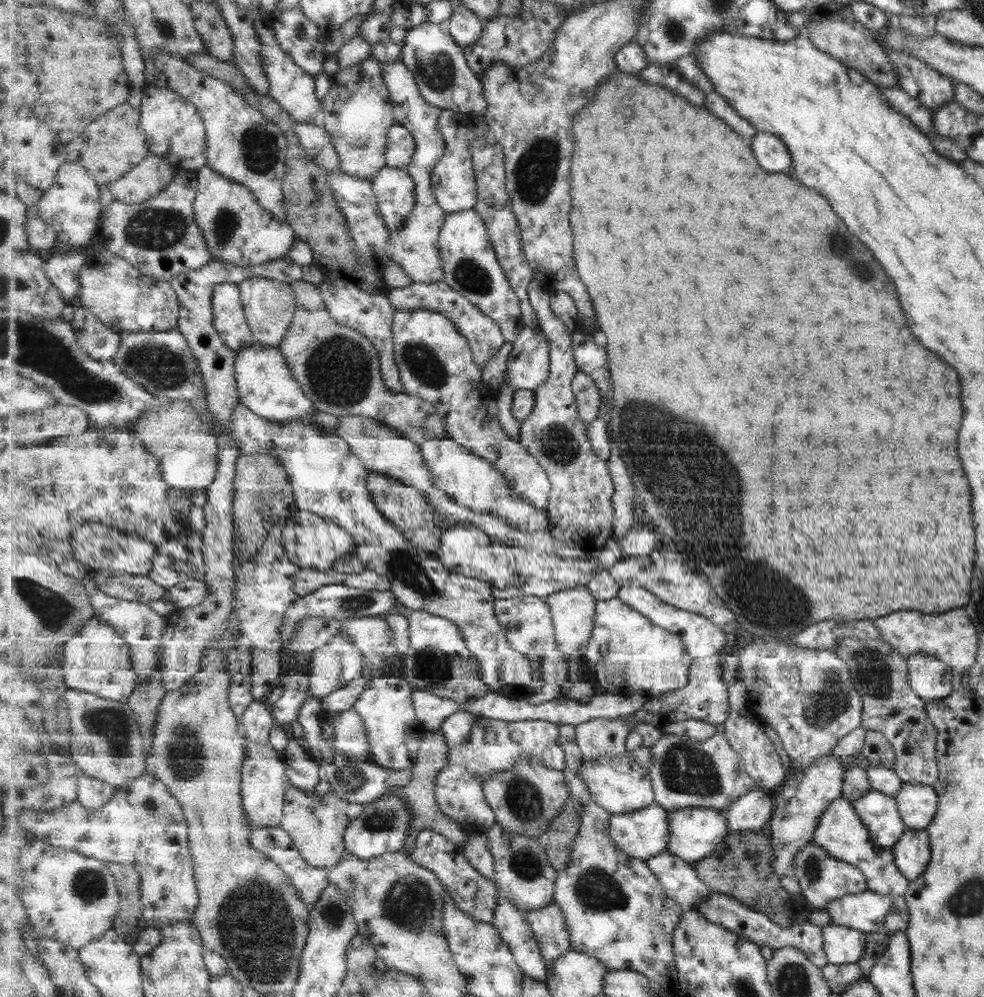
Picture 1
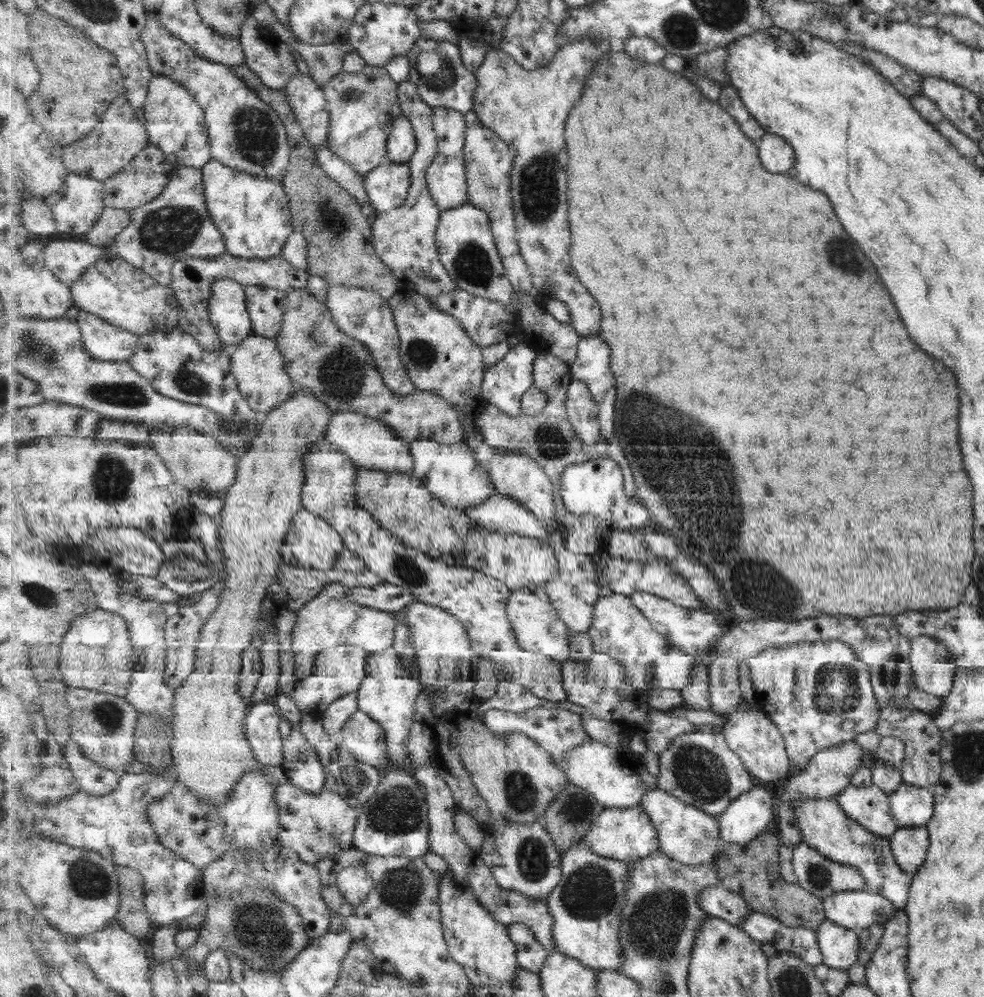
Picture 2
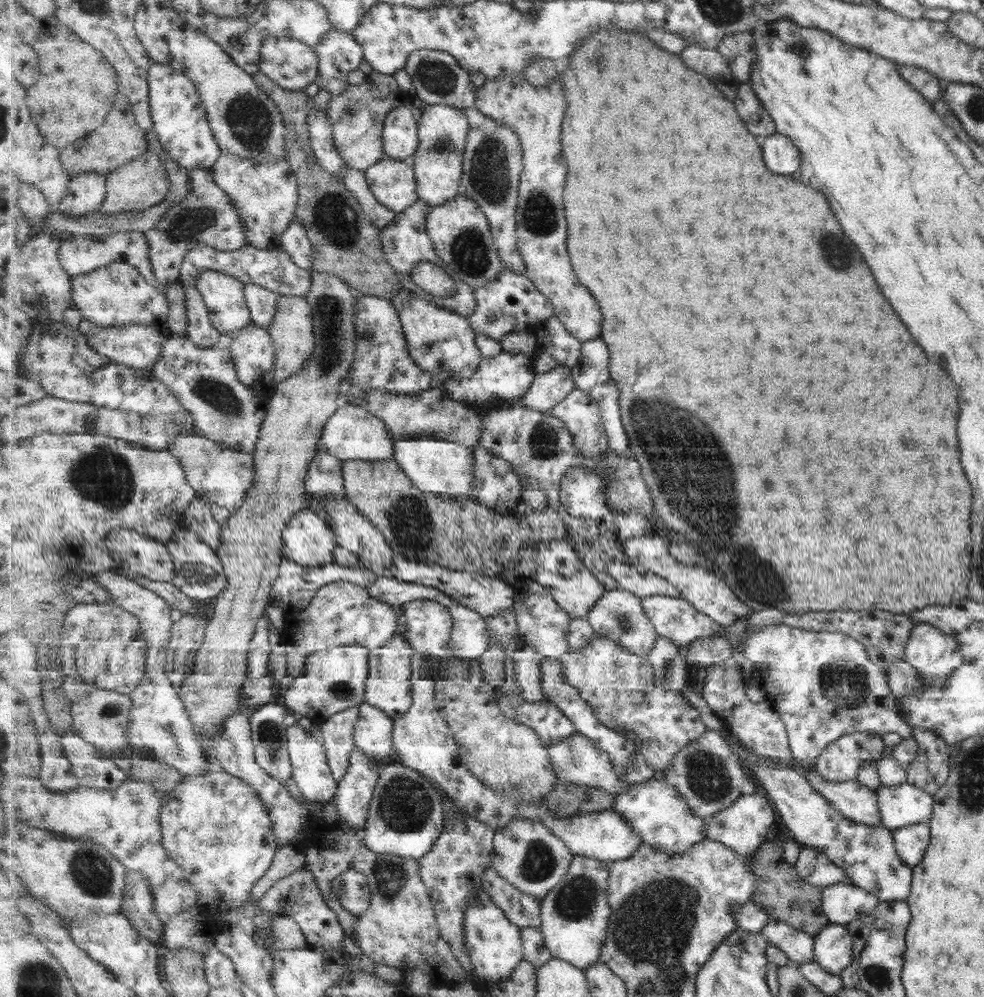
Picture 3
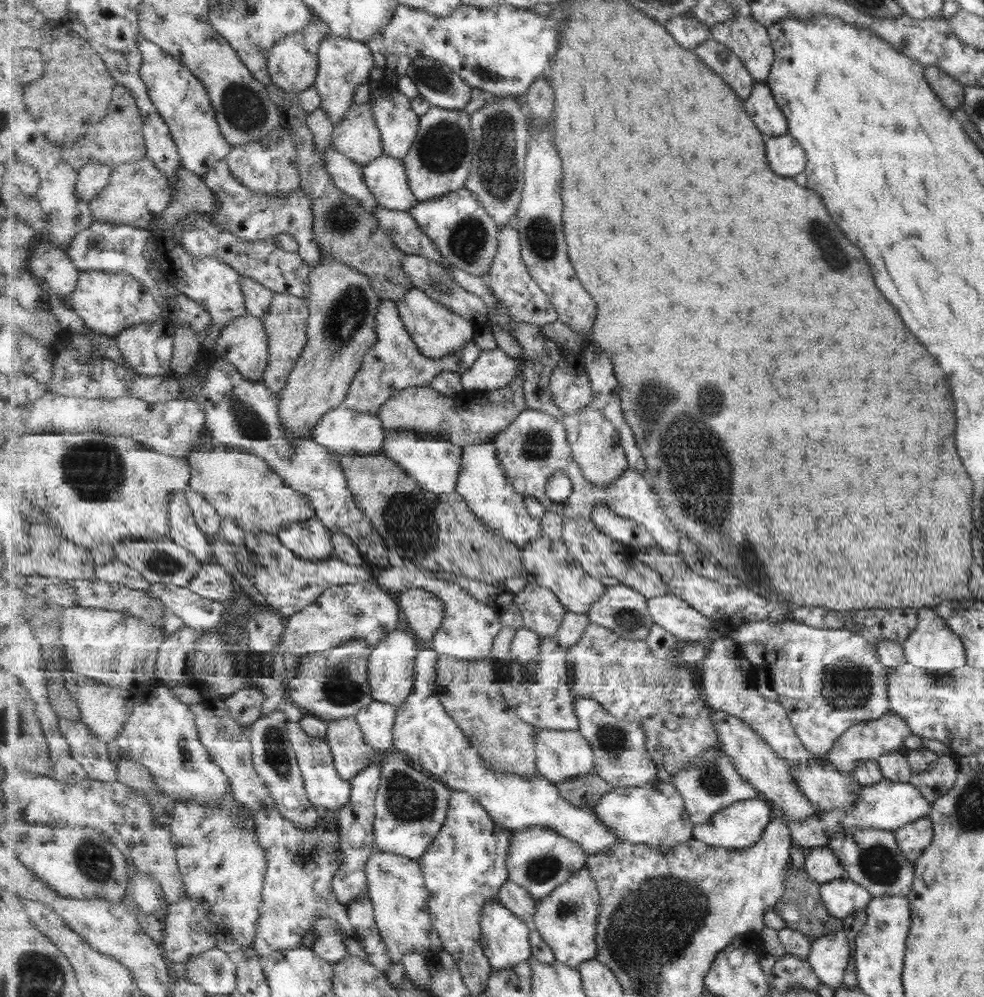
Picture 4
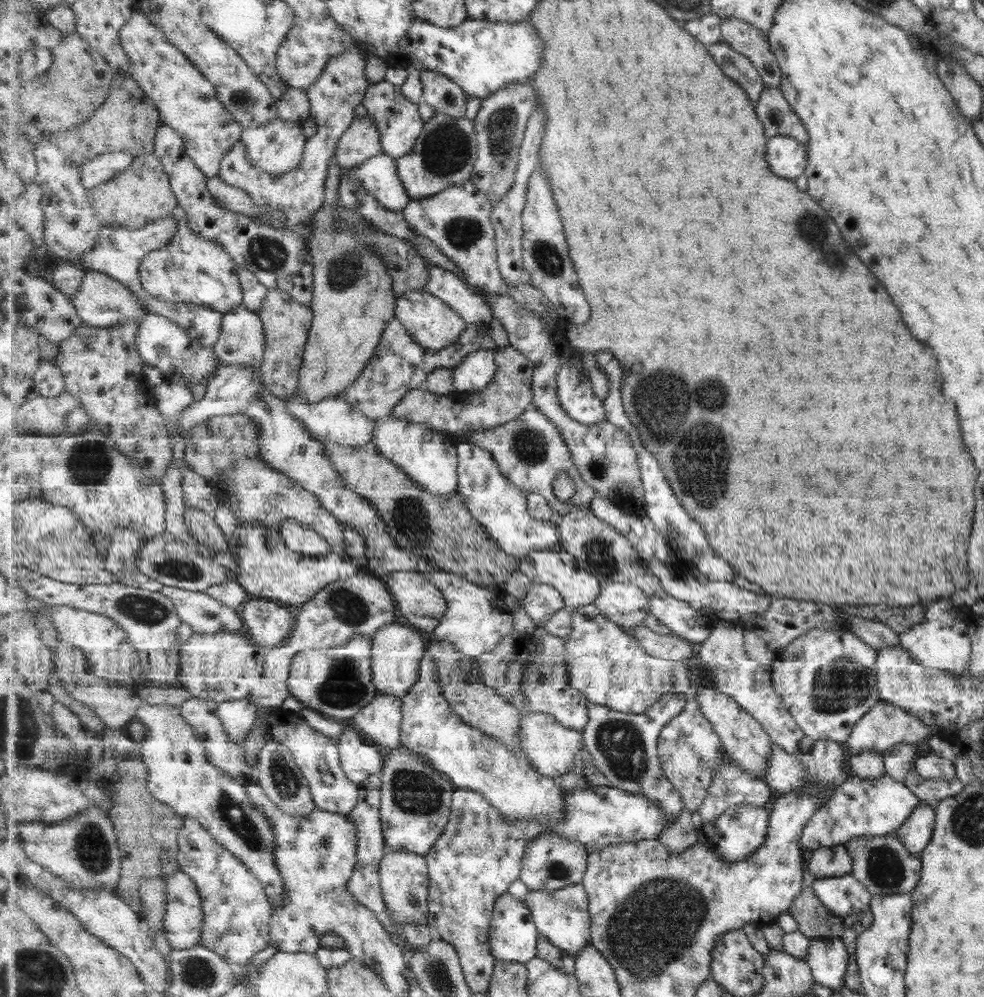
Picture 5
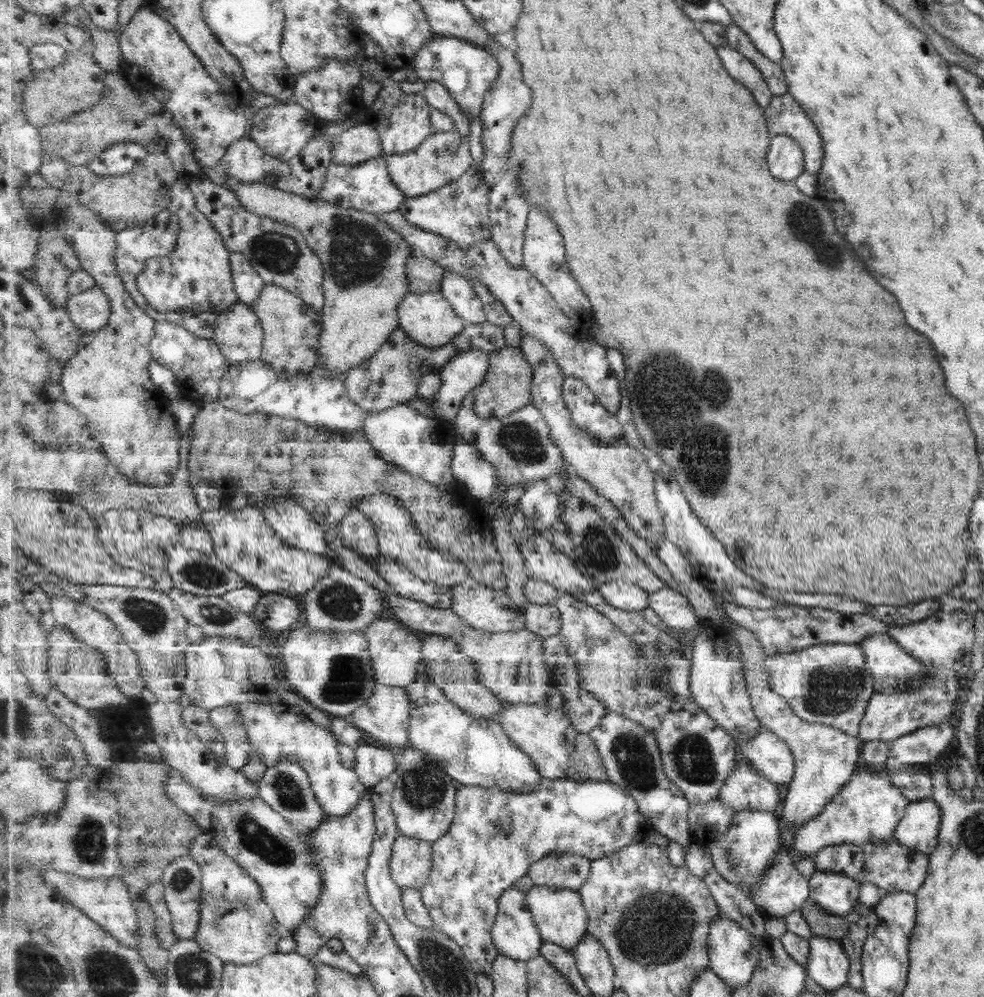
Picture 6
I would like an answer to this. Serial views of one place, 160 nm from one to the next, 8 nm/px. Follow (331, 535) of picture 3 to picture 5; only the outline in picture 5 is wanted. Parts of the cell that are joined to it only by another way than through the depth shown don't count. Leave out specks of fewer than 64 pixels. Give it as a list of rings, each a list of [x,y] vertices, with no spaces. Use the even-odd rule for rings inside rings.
[[[294,518],[286,520],[277,529],[284,538],[286,545],[298,553],[319,556],[333,551],[324,535]]]

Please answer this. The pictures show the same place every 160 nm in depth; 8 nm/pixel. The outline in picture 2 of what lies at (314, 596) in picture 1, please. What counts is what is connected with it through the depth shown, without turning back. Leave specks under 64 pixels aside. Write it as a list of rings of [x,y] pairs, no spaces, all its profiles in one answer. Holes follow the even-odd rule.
[[[387,582],[375,586],[350,587],[348,598],[353,602],[359,602],[361,606],[389,613],[408,607],[416,601],[412,591]]]

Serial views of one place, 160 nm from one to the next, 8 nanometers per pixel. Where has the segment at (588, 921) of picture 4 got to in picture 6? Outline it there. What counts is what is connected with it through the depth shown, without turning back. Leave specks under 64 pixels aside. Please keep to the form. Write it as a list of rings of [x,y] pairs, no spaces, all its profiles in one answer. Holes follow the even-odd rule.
[[[534,884],[527,896],[528,906],[545,942],[572,950],[588,933],[588,911],[585,910],[580,891]]]

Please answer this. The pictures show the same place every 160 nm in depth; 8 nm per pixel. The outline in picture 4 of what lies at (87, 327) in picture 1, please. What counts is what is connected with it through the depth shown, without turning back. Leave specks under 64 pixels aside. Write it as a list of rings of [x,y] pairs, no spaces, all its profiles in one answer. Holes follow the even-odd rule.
[[[162,317],[160,320],[147,321],[122,330],[116,336],[116,344],[125,364],[135,372],[147,376],[168,375],[172,368],[175,334],[176,325],[171,320]]]

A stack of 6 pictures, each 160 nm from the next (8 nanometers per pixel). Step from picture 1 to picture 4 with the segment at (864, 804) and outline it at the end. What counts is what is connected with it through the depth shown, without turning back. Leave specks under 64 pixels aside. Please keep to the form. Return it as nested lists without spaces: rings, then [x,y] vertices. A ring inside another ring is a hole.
[[[797,763],[793,776],[801,794],[818,810],[849,810],[860,794],[860,783],[841,771],[825,770],[819,764]]]

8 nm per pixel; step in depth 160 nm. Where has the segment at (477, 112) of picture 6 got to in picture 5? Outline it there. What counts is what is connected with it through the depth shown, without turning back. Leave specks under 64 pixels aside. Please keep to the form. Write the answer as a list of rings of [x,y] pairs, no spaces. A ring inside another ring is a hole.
[[[418,18],[406,36],[402,38],[400,51],[405,66],[411,66],[417,70],[427,69],[441,72],[459,84],[469,98],[484,99],[513,83],[530,82],[543,62],[542,38],[538,30],[528,20],[510,23],[469,18],[462,25],[449,28],[437,26],[425,19]]]

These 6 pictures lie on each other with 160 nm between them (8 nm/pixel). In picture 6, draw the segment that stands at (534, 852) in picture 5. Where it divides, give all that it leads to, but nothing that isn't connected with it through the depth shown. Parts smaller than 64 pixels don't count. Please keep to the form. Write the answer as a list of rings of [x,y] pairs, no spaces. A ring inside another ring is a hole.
[[[551,853],[534,862],[528,875],[535,885],[580,891],[592,873],[592,859],[578,854]]]

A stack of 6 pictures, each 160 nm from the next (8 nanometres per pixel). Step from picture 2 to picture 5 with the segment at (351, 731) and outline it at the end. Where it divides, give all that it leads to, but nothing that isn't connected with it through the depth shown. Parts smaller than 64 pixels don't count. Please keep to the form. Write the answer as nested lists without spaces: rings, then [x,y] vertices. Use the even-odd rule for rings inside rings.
[[[392,695],[378,696],[360,710],[355,722],[350,726],[359,726],[373,742],[385,748],[397,748],[402,745],[401,723],[404,720],[404,703],[402,698]]]

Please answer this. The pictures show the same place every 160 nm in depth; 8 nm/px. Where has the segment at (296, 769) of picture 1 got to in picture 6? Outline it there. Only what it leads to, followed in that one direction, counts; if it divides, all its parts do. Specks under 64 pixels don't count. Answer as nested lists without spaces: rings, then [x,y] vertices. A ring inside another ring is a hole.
[[[249,702],[233,707],[240,712],[250,743],[258,750],[267,768],[277,766],[282,760],[292,759],[307,771],[315,796],[326,814],[340,820],[357,808],[367,788],[360,781],[357,771],[343,766],[337,748],[338,739],[331,730],[315,724],[302,712],[291,712],[287,706]]]

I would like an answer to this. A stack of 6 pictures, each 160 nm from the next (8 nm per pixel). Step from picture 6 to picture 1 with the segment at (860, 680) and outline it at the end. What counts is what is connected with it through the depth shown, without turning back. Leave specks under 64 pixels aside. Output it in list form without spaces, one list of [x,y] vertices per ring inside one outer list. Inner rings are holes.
[[[761,639],[746,644],[737,653],[741,660],[739,675],[748,691],[745,708],[761,723],[772,727],[782,741],[785,752],[793,760],[793,769],[808,768],[817,757],[827,756],[839,738],[849,734],[860,726],[861,699],[852,682],[848,665],[836,652],[827,650],[809,650],[804,647],[791,646],[781,640]]]

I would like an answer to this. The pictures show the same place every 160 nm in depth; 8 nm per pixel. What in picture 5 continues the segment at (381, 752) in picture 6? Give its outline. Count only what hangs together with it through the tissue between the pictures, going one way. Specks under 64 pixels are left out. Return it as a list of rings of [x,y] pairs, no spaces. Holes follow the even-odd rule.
[[[352,726],[337,738],[340,745],[341,767],[353,782],[363,783],[371,775],[383,770],[383,756],[377,747],[363,742],[363,738]]]

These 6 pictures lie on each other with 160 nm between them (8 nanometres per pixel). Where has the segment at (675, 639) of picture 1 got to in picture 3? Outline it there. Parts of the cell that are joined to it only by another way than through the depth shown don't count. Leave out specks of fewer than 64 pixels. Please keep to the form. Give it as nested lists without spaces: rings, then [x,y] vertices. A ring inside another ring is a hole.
[[[607,590],[600,601],[588,614],[589,623],[598,637],[606,637],[618,642],[631,653],[647,659],[656,646],[658,638],[656,627],[653,626],[641,602],[642,597],[629,590]]]

